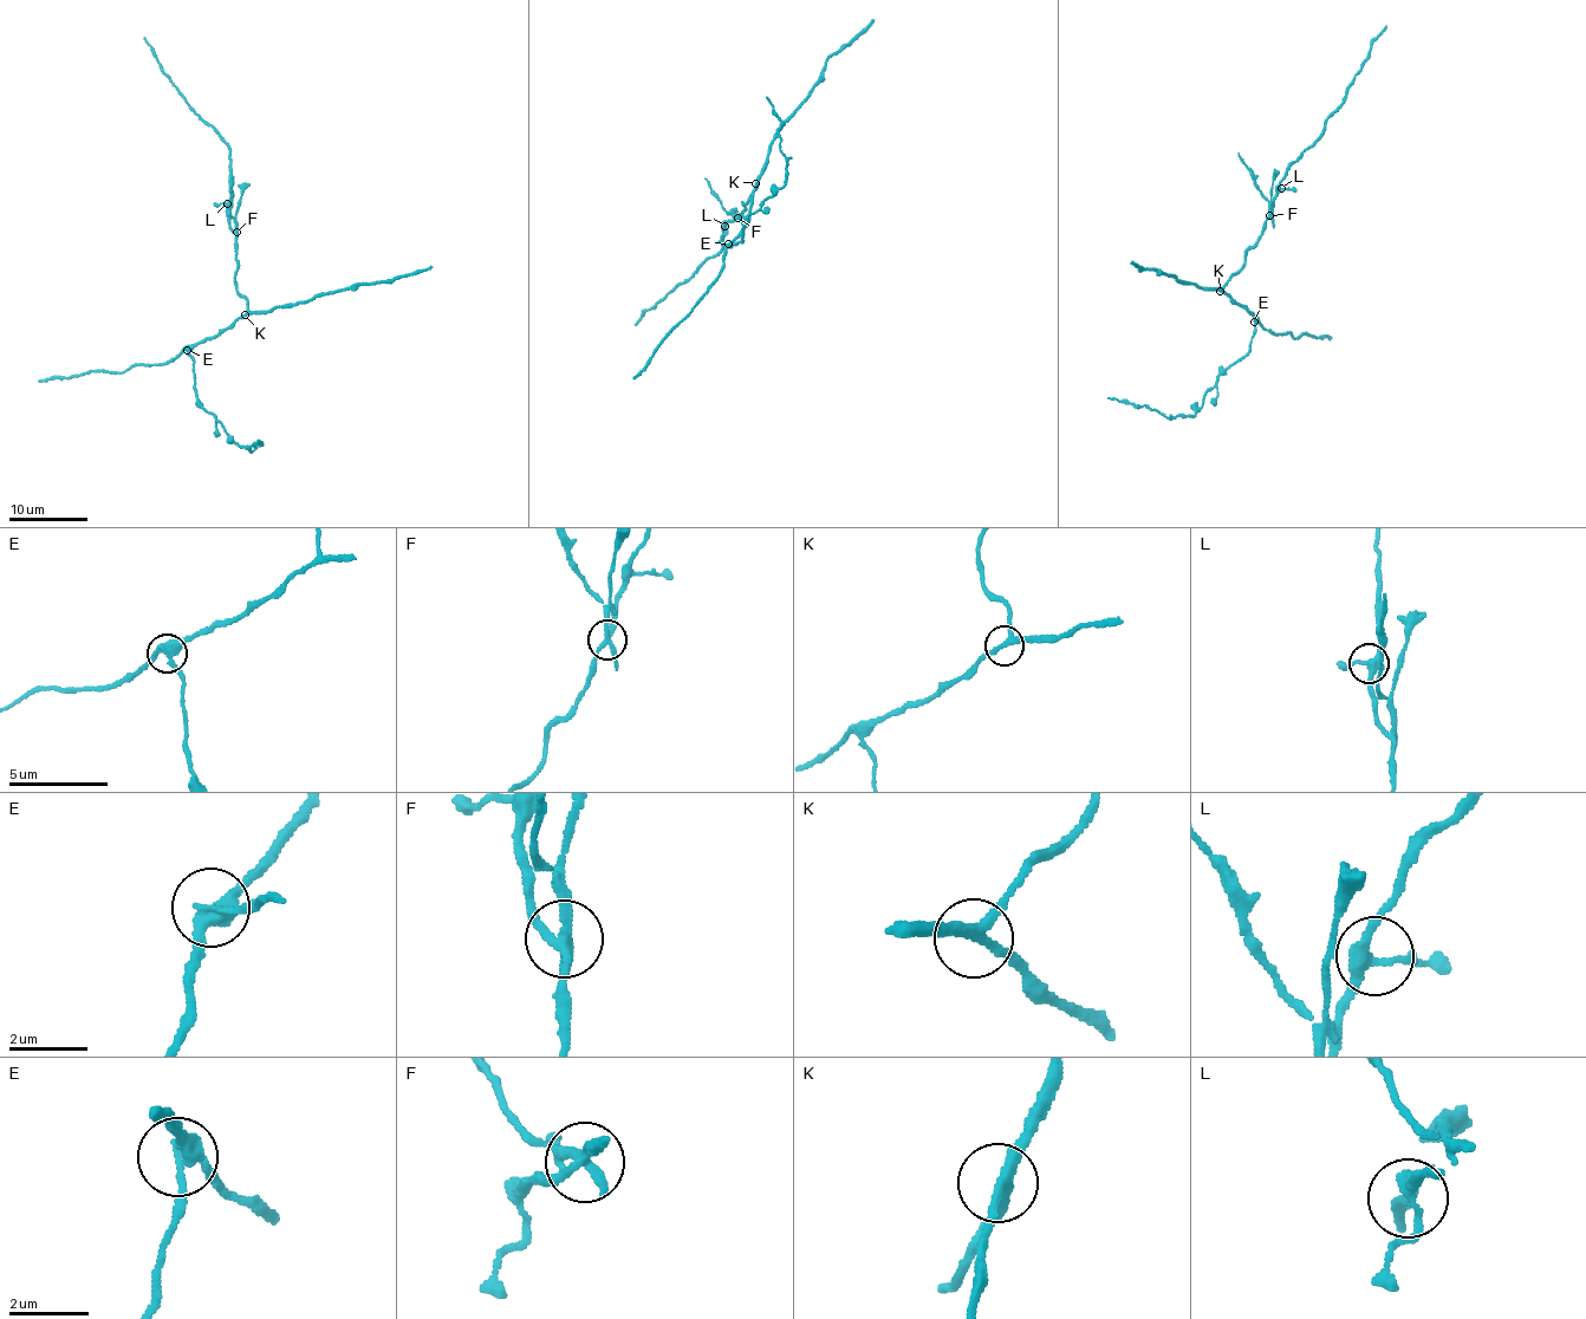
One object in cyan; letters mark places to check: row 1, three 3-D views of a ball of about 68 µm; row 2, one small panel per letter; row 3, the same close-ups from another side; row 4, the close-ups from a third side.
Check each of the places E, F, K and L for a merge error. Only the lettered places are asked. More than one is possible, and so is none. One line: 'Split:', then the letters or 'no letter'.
Split: E, F

